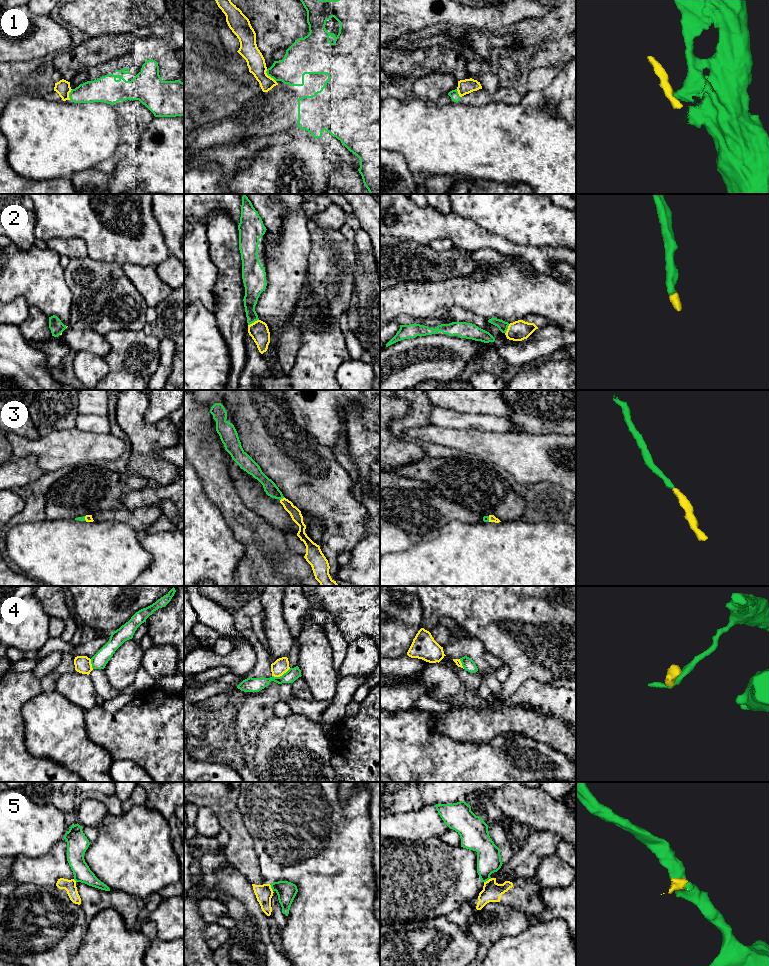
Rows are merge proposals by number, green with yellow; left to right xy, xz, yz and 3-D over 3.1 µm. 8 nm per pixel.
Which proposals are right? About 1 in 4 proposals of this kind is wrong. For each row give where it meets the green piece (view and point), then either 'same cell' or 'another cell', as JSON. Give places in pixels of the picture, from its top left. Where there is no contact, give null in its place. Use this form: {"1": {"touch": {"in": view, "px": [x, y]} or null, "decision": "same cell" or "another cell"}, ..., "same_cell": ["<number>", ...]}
{"1": {"touch": {"in": "xz", "px": [269, 75]}, "decision": "another cell"}, "2": {"touch": {"in": "xz", "px": [253, 322]}, "decision": "same cell"}, "3": {"touch": {"in": "xz", "px": [282, 498]}, "decision": "same cell"}, "4": {"touch": {"in": "xz", "px": [282, 675]}, "decision": "another cell"}, "5": {"touch": {"in": "yz", "px": [487, 880]}, "decision": "another cell"}, "same_cell": ["2", "3"]}

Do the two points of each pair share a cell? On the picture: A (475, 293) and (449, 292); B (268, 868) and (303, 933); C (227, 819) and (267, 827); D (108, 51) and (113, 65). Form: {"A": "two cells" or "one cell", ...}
{"A": "one cell", "B": "one cell", "C": "two cells", "D": "two cells"}

